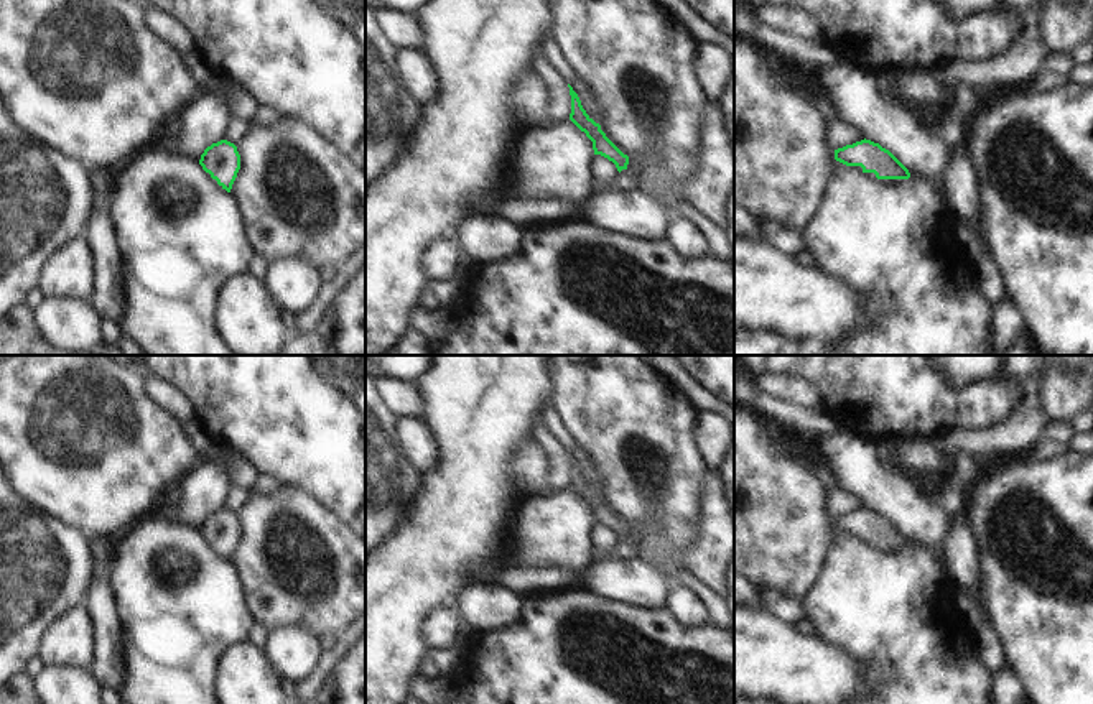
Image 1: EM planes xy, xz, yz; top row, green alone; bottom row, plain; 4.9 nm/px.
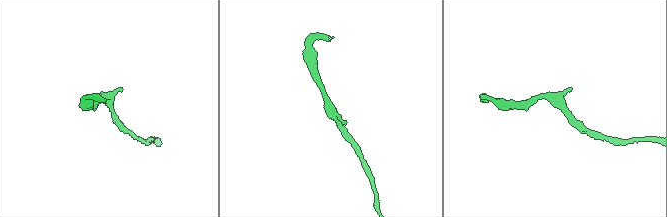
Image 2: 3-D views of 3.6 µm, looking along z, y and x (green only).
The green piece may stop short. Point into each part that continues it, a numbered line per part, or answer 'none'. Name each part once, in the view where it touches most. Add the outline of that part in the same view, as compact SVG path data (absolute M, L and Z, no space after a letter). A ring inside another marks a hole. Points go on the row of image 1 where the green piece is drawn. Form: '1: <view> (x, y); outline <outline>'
none

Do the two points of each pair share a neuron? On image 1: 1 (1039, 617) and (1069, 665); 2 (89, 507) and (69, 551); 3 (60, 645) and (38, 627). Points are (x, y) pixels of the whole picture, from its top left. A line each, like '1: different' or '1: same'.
1: same
2: different
3: different

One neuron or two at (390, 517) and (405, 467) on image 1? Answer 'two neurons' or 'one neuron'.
one neuron

